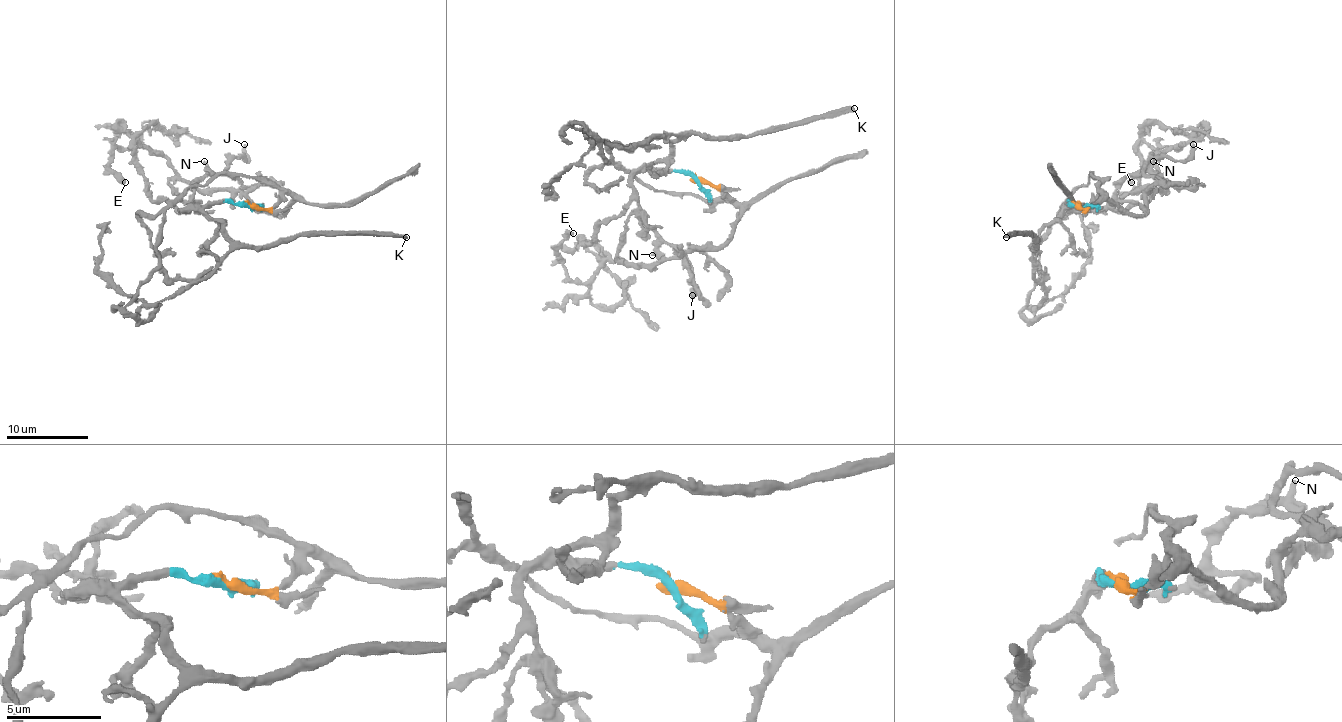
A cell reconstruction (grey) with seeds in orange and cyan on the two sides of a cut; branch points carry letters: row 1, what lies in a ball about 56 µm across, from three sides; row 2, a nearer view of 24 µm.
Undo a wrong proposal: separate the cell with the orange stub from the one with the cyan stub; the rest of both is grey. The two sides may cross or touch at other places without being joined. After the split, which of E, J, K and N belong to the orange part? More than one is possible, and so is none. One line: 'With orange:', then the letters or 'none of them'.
With orange: E

